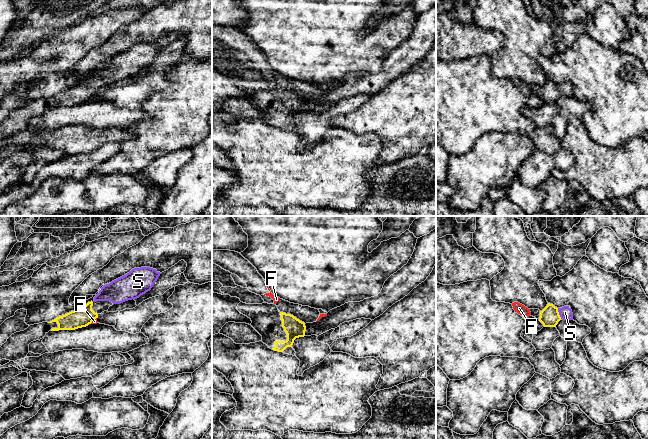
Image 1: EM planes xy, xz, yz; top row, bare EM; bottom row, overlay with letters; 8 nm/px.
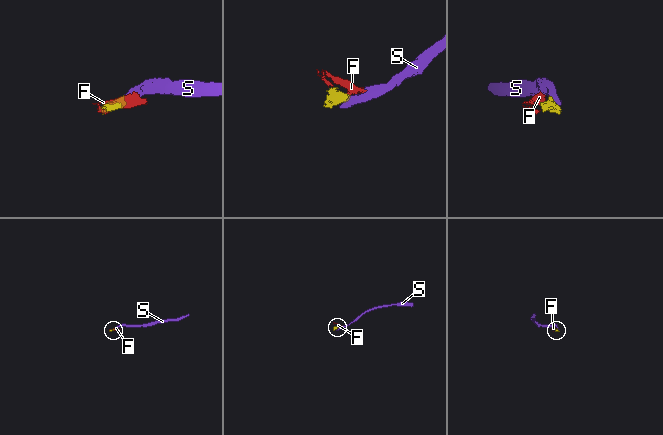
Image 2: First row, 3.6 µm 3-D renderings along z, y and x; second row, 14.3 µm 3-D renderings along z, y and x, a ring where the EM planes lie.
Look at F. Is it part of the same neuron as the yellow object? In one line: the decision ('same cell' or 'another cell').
another cell

